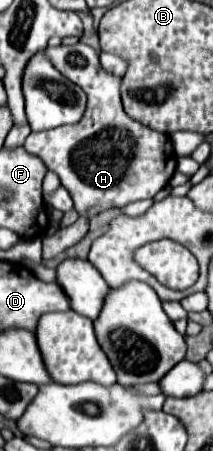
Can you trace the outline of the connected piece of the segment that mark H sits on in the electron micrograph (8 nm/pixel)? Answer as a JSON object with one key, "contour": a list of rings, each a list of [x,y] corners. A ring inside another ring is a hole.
{"contour":[[[78,42],[74,46],[48,48],[46,52],[48,52],[48,58],[52,60],[52,64],[58,68],[58,72],[86,92],[88,102],[86,102],[86,120],[80,120],[80,122],[70,124],[70,126],[60,126],[54,130],[30,132],[30,136],[24,142],[26,152],[38,156],[50,172],[58,174],[62,186],[72,196],[74,208],[78,212],[76,224],[72,224],[70,228],[59,228],[52,236],[42,239],[42,258],[44,260],[54,258],[56,254],[60,254],[66,248],[80,242],[84,238],[84,234],[88,232],[90,218],[96,216],[98,212],[102,212],[106,208],[122,208],[122,206],[136,202],[136,200],[154,198],[168,184],[168,180],[172,178],[172,174],[176,170],[176,154],[174,154],[170,138],[166,134],[156,132],[152,128],[146,128],[146,126],[138,124],[136,120],[130,120],[130,116],[126,116],[122,102],[120,102],[120,78],[116,78],[110,72],[104,72],[100,68],[96,50]]]}

